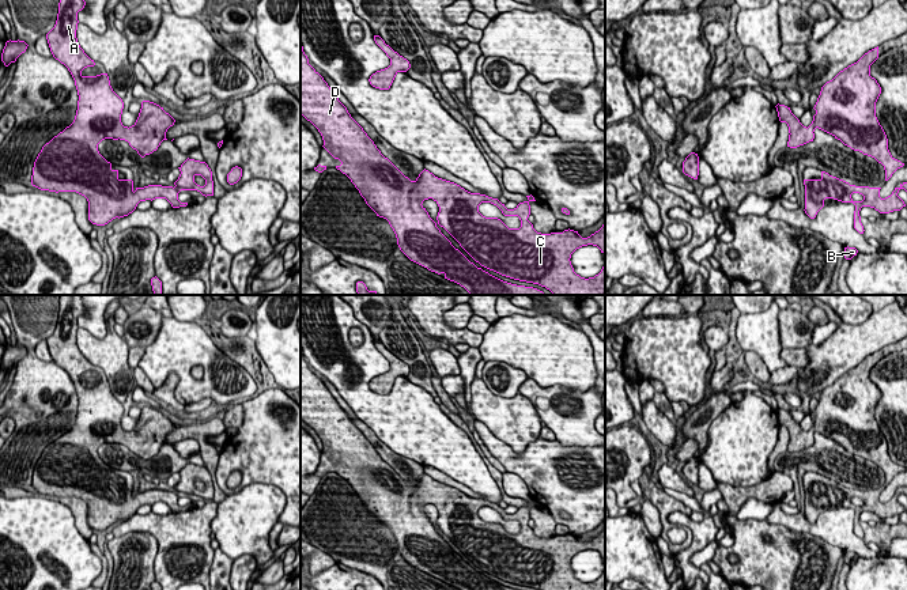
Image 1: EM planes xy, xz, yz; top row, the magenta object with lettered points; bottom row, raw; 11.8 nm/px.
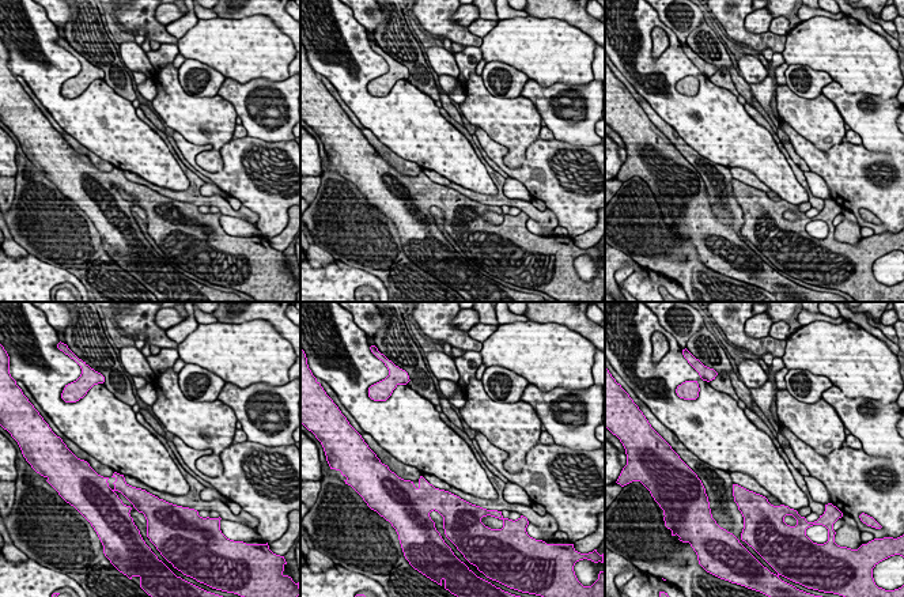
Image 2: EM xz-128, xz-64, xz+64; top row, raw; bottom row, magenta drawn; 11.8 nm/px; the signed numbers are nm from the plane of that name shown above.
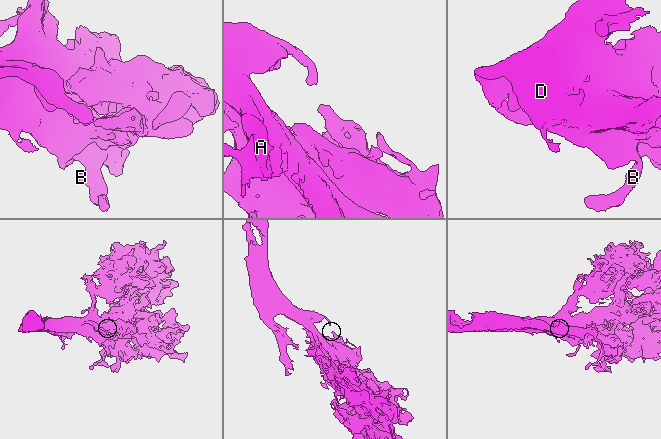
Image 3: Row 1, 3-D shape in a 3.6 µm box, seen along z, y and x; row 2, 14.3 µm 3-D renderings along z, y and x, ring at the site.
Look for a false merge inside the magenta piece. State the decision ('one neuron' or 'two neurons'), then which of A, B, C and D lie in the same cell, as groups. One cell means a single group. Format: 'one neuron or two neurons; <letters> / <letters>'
one neuron; A B C D

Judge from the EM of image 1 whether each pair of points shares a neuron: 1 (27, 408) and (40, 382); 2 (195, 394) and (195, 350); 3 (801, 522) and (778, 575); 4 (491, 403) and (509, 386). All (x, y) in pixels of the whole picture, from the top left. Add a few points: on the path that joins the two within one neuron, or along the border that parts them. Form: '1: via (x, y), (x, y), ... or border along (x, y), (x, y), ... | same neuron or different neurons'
1: via (34, 401), (40, 396), (40, 389) | same neuron
2: via (185, 384), (185, 360) | same neuron
3: border along (767, 521), (797, 532), (812, 533), (827, 543) | different neurons
4: border along (480, 378), (497, 394), (516, 396), (518, 393) | different neurons

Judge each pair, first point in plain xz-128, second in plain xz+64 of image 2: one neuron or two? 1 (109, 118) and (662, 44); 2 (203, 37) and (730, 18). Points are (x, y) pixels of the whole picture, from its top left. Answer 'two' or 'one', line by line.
1: two
2: two

